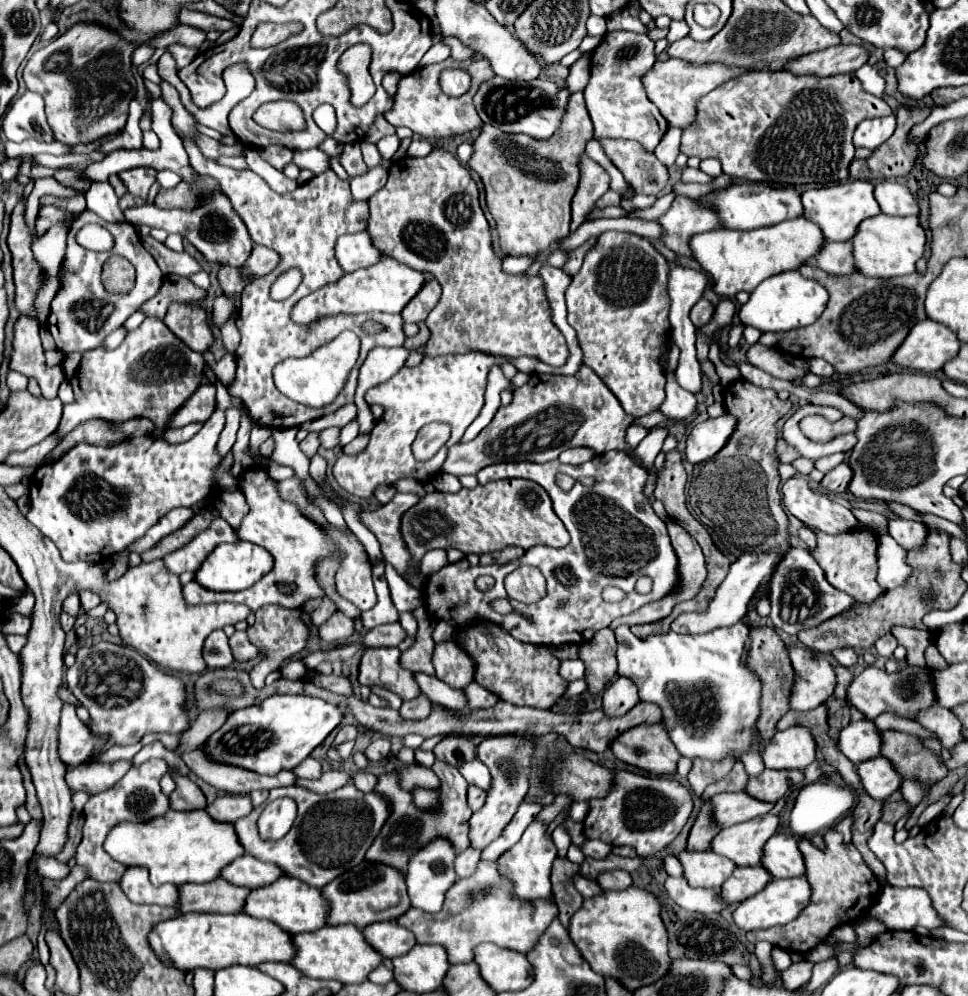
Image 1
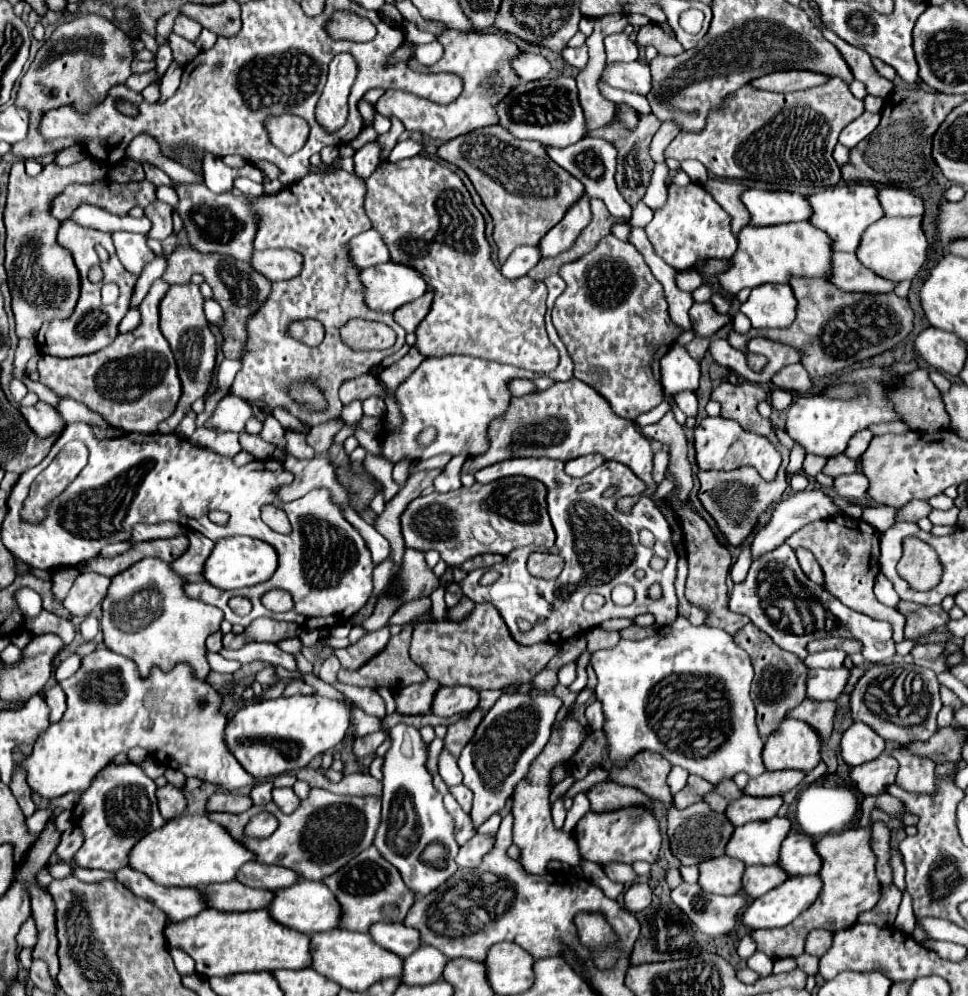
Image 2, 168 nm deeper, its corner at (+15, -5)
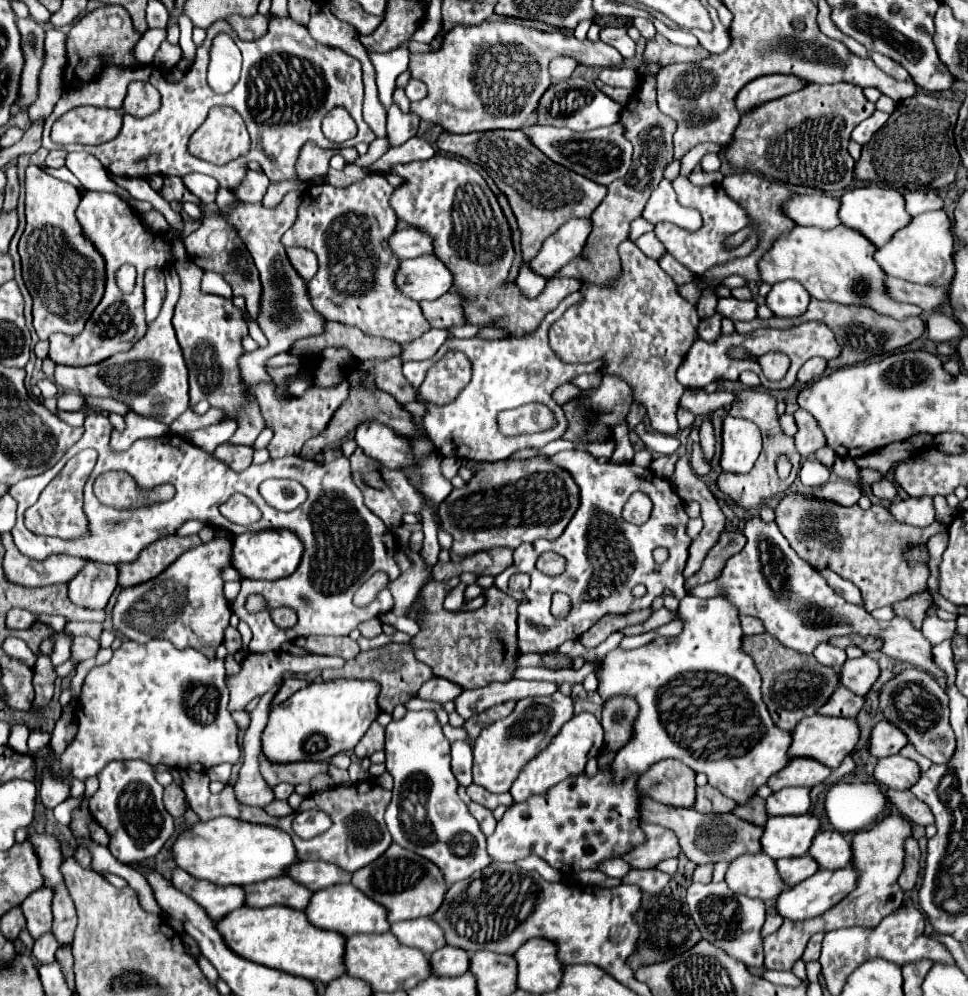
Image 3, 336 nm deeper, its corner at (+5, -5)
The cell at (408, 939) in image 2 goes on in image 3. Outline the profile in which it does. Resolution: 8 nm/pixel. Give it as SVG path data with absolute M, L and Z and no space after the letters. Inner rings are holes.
M423 917L423 919L395 923L395 925L391 925L391 933L399 939L399 943L403 943L407 947L415 947L429 957L433 951L437 951L445 945L443 931L435 925L437 923L433 923L429 917Z

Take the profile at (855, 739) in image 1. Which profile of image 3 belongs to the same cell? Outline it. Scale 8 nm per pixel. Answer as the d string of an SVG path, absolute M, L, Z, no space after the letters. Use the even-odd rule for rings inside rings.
M879 721L871 731L869 753L877 759L889 757L899 753L901 747L905 747L905 743L907 743L907 737L903 735L903 731L893 727L889 721Z

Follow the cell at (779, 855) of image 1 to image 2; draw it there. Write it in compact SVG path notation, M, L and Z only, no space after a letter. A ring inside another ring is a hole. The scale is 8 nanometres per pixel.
M791 833L781 845L779 867L787 875L815 875L821 871L821 857L815 849L815 839L805 833Z

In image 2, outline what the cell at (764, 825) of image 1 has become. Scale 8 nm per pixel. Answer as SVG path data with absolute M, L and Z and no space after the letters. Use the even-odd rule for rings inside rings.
M785 817L741 825L727 845L727 855L741 859L745 865L773 865L779 861L781 843L789 833L791 821Z

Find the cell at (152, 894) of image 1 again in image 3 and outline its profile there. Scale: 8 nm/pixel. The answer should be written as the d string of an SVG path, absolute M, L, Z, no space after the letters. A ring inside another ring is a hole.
M183 869L171 871L171 883L175 883L185 895L191 895L191 899L195 899L195 903L199 903L199 907L203 907L215 921L243 907L243 887L219 887L209 881L193 879Z

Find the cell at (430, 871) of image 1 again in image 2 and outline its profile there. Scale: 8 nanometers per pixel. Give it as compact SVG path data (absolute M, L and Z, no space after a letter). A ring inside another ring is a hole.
M405 723L389 729L391 747L383 757L383 811L381 823L373 845L393 863L409 889L417 891L419 897L437 889L455 871L455 855L459 853L459 843L455 841L455 823L443 805L443 795L433 787L433 775L427 769L429 743L421 739L421 733ZM429 845L441 845L445 855L433 857L425 853Z

